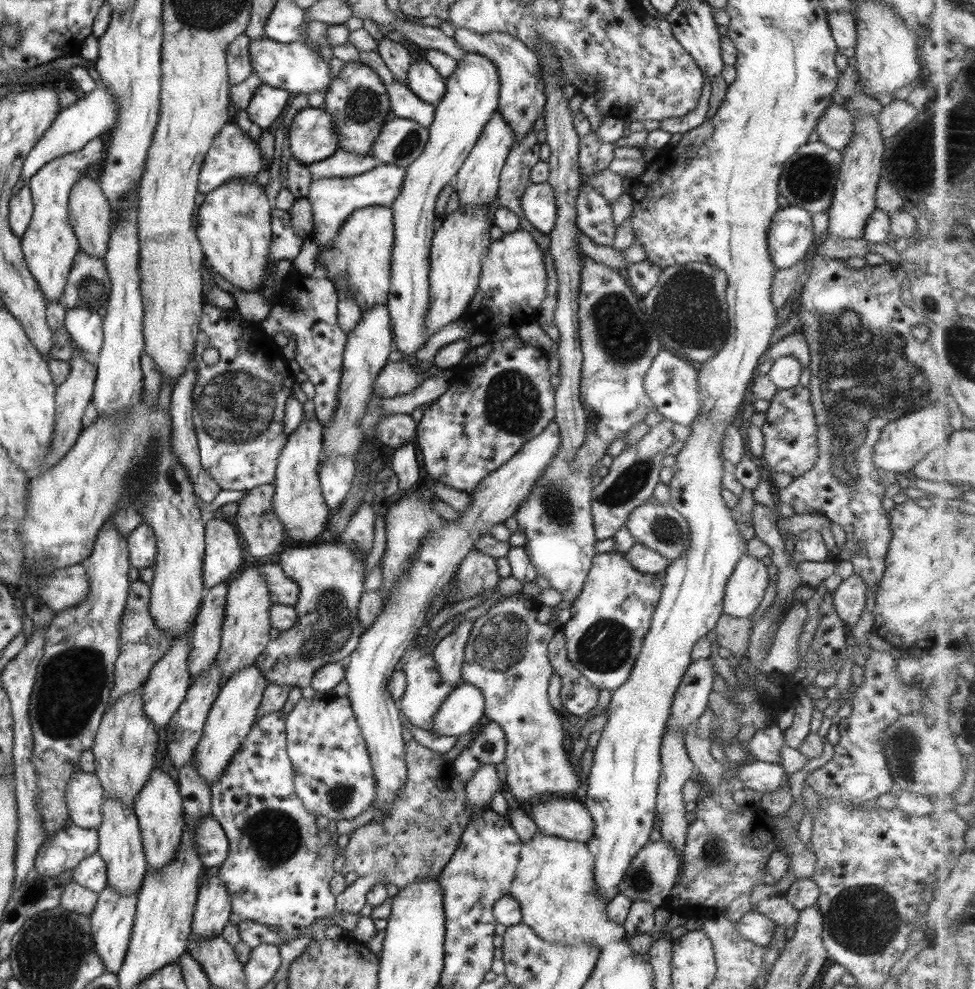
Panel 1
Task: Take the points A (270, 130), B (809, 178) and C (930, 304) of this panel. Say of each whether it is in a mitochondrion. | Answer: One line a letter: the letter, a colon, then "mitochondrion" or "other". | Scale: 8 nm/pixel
A: other
B: mitochondrion
C: mitochondrion

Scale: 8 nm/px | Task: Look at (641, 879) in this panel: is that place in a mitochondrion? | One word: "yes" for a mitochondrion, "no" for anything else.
yes

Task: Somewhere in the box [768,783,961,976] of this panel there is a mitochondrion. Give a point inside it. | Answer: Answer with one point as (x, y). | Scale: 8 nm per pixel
(864, 920)

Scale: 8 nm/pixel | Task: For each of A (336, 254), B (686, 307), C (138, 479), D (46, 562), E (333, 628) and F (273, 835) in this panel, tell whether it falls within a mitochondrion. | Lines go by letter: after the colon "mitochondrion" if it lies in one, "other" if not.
A: mitochondrion
B: mitochondrion
C: mitochondrion
D: mitochondrion
E: mitochondrion
F: mitochondrion

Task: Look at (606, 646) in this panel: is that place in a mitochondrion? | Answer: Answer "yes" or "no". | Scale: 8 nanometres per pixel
yes

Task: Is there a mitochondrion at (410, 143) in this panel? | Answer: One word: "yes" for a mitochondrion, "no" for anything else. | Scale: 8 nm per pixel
yes

